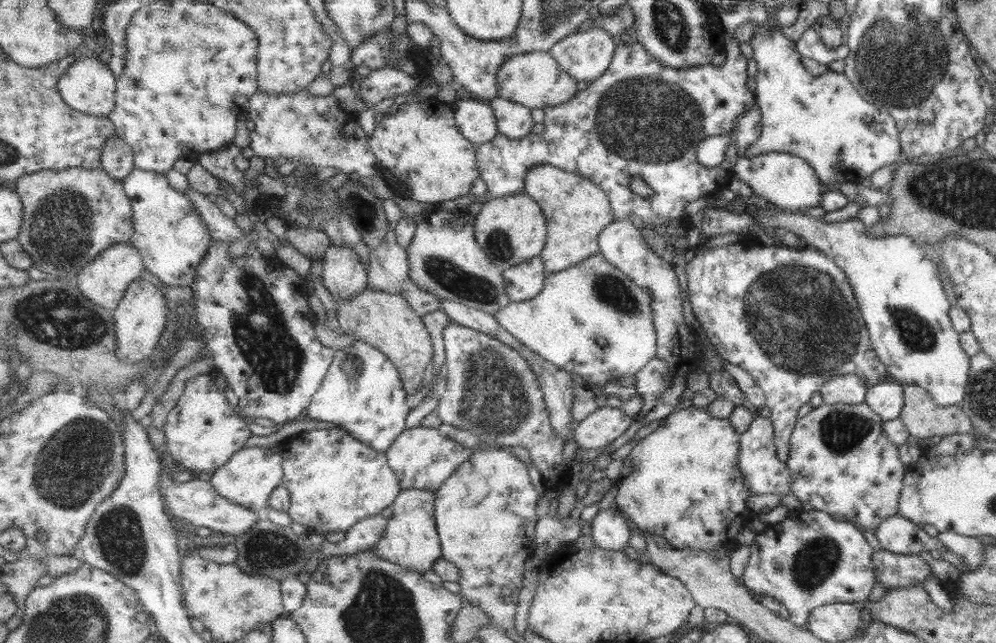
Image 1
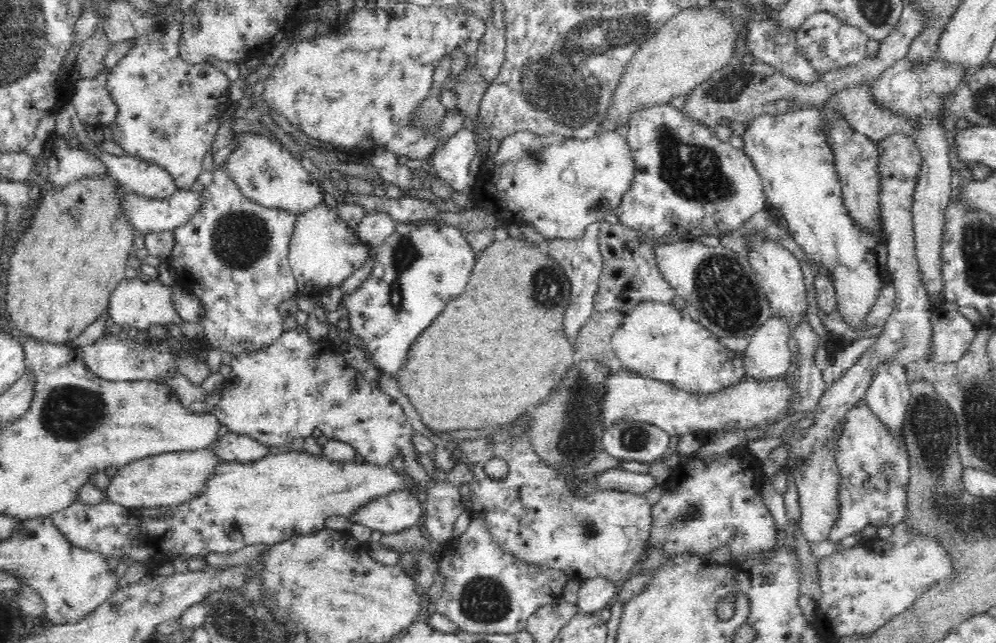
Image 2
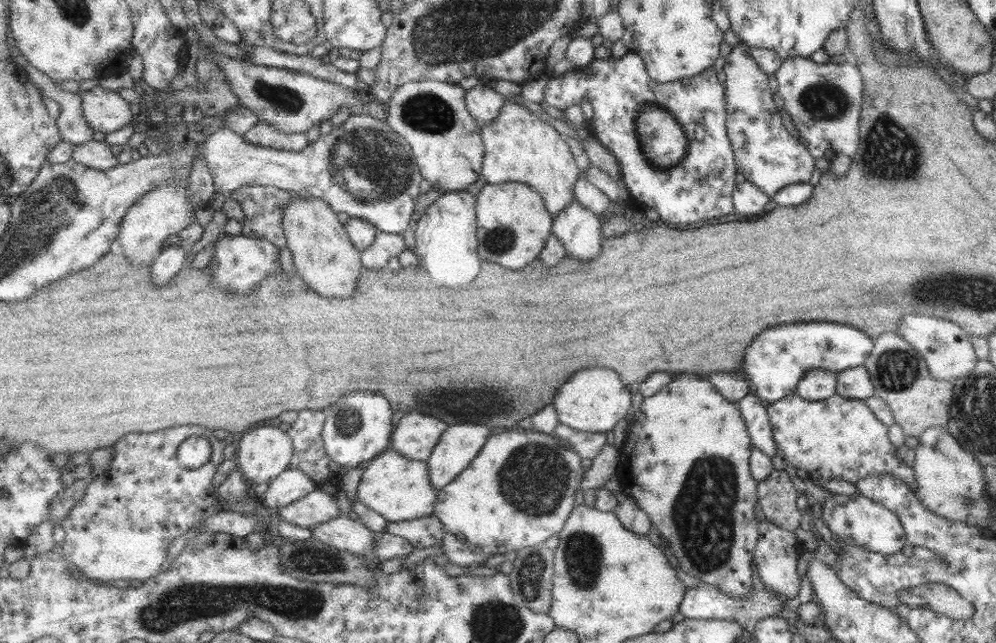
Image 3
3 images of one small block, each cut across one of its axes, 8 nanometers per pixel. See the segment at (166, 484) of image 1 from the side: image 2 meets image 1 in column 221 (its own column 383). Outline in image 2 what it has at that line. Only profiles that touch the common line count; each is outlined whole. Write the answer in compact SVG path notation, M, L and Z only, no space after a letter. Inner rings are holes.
M393 489L384 496L373 497L350 514L356 524L368 526L372 531L394 534L416 526L423 515L424 504L409 489Z

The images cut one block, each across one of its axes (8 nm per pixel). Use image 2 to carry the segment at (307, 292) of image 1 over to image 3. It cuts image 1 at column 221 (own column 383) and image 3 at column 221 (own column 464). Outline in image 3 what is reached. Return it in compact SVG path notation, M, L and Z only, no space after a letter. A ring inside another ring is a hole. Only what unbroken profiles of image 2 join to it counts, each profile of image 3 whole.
M220 235L213 242L214 257L208 266L212 268L212 277L215 276L215 284L227 290L235 292L251 292L253 288L259 286L259 282L265 279L265 276L273 272L281 272L281 254L277 245L265 240L255 239L247 236L227 236Z

